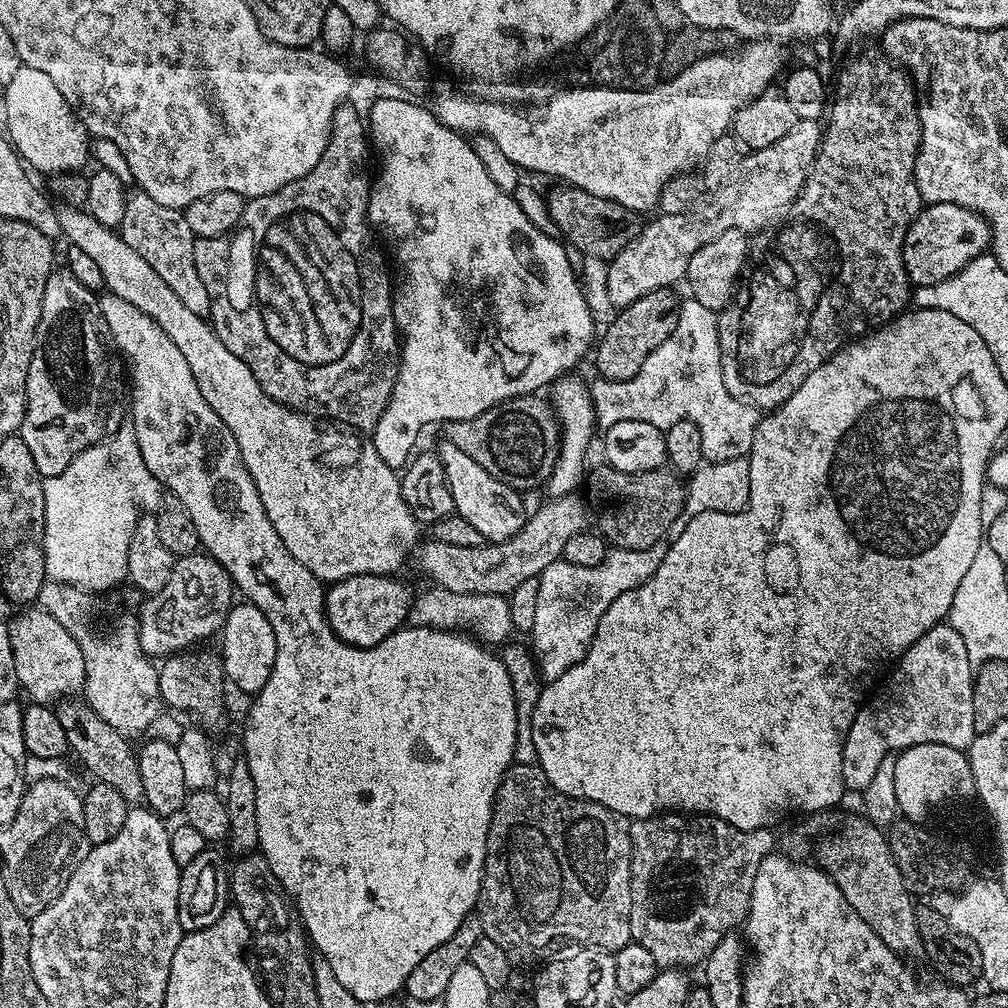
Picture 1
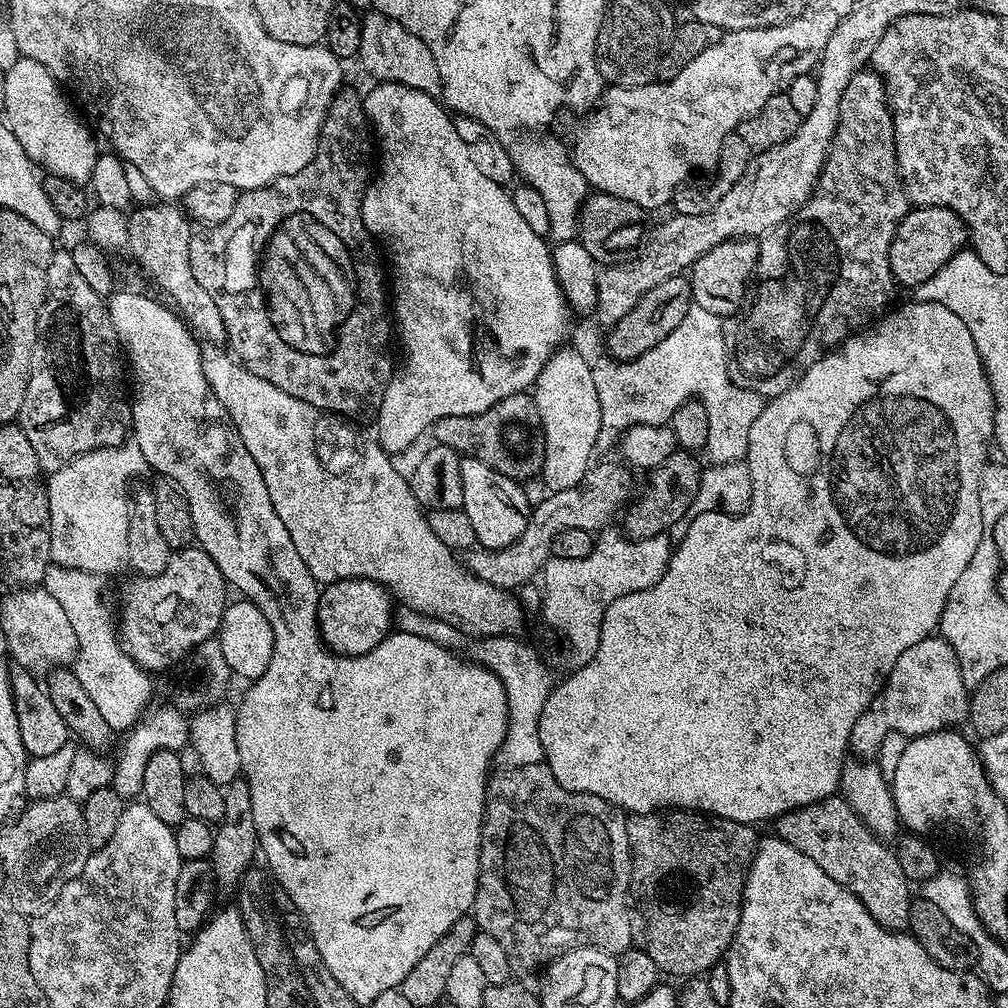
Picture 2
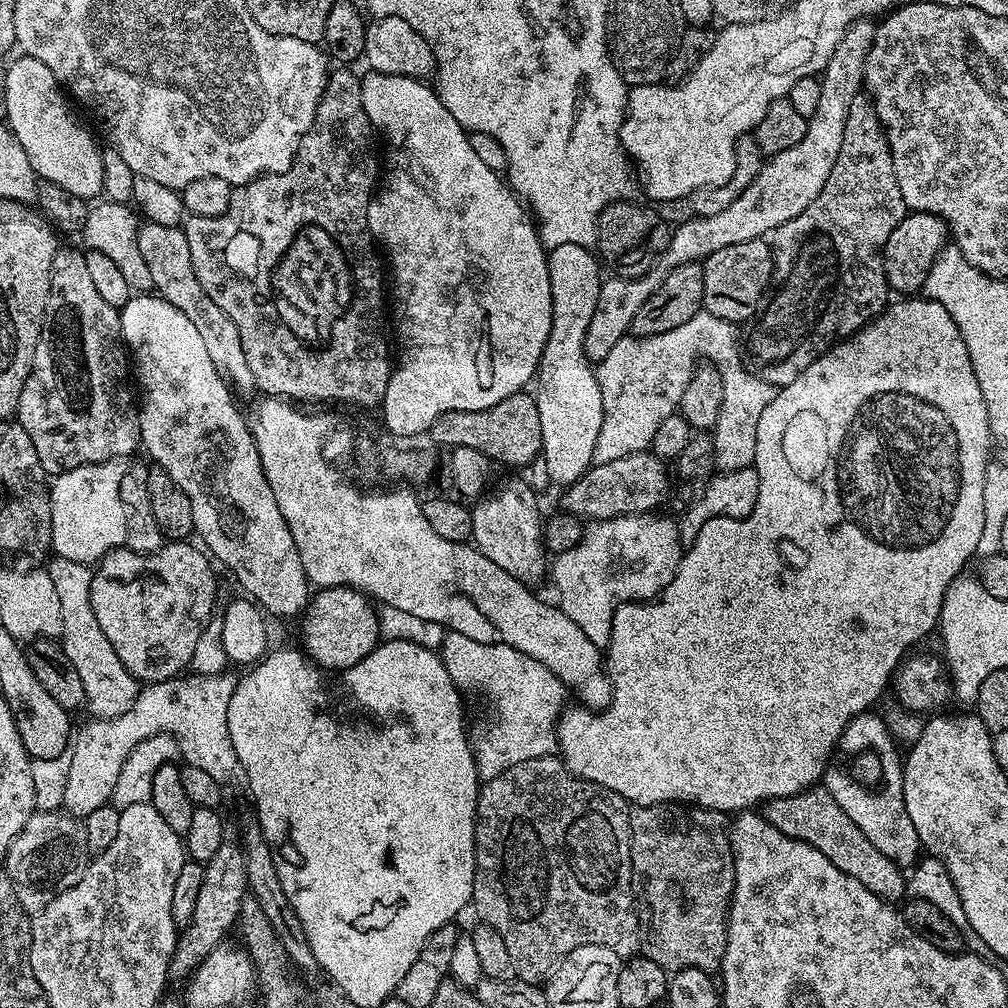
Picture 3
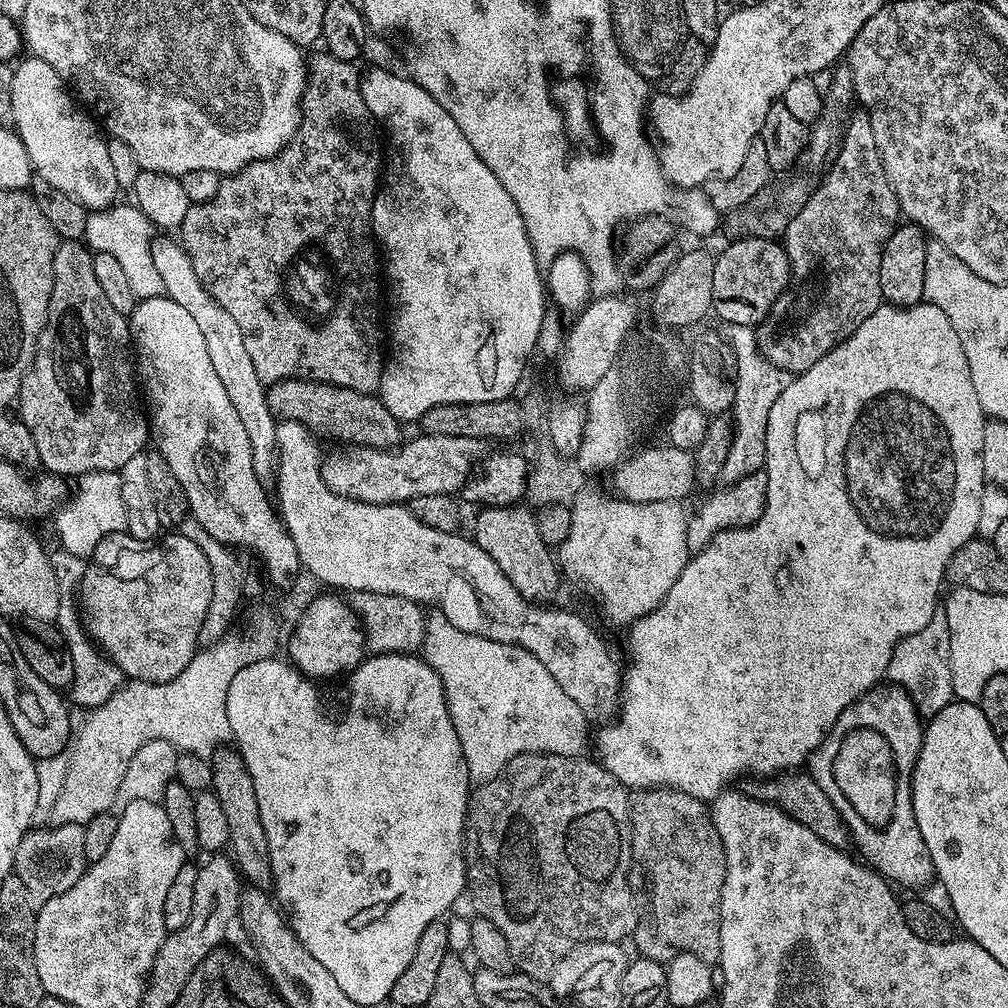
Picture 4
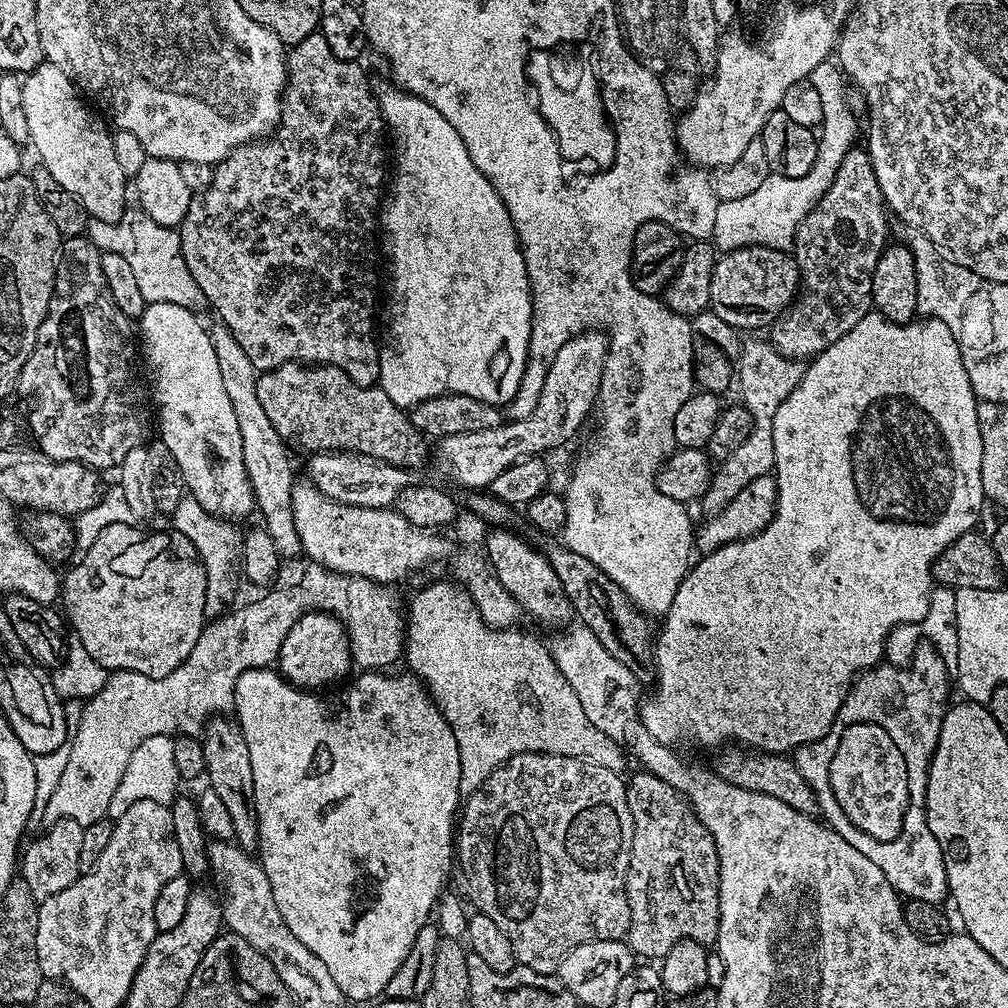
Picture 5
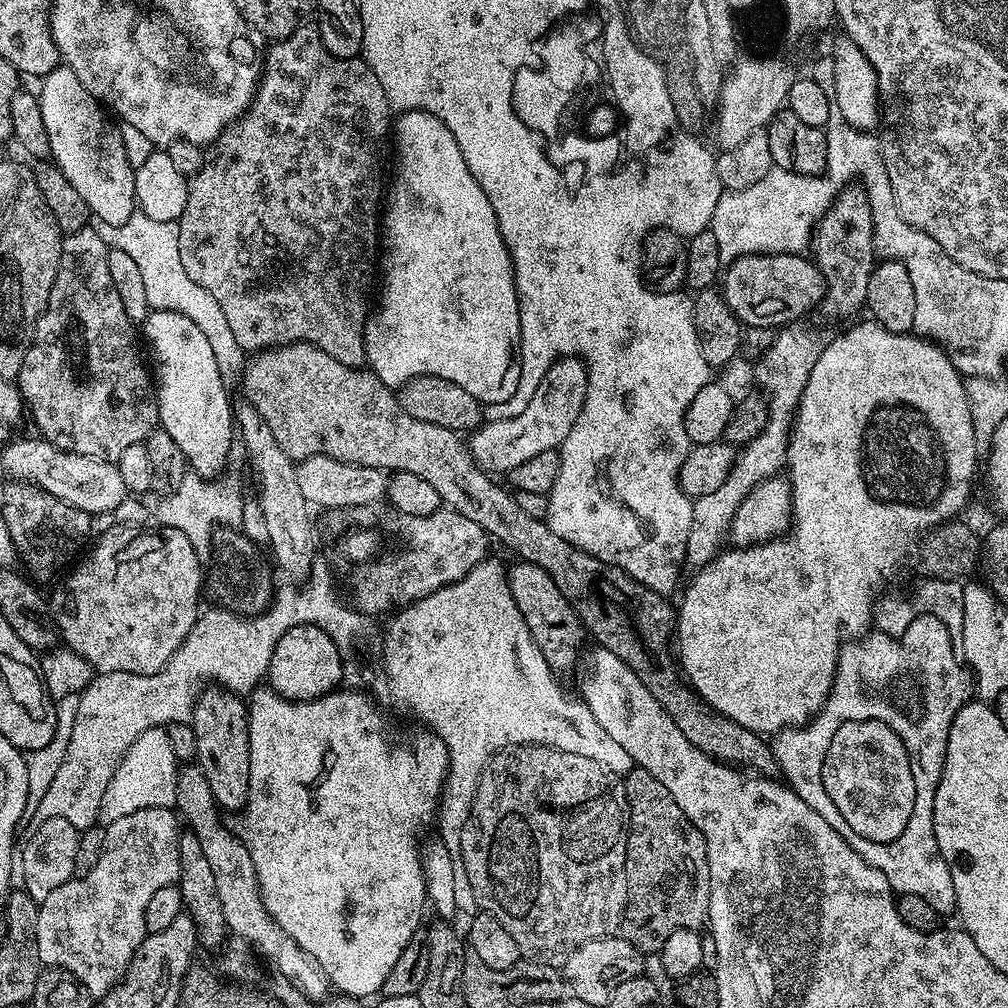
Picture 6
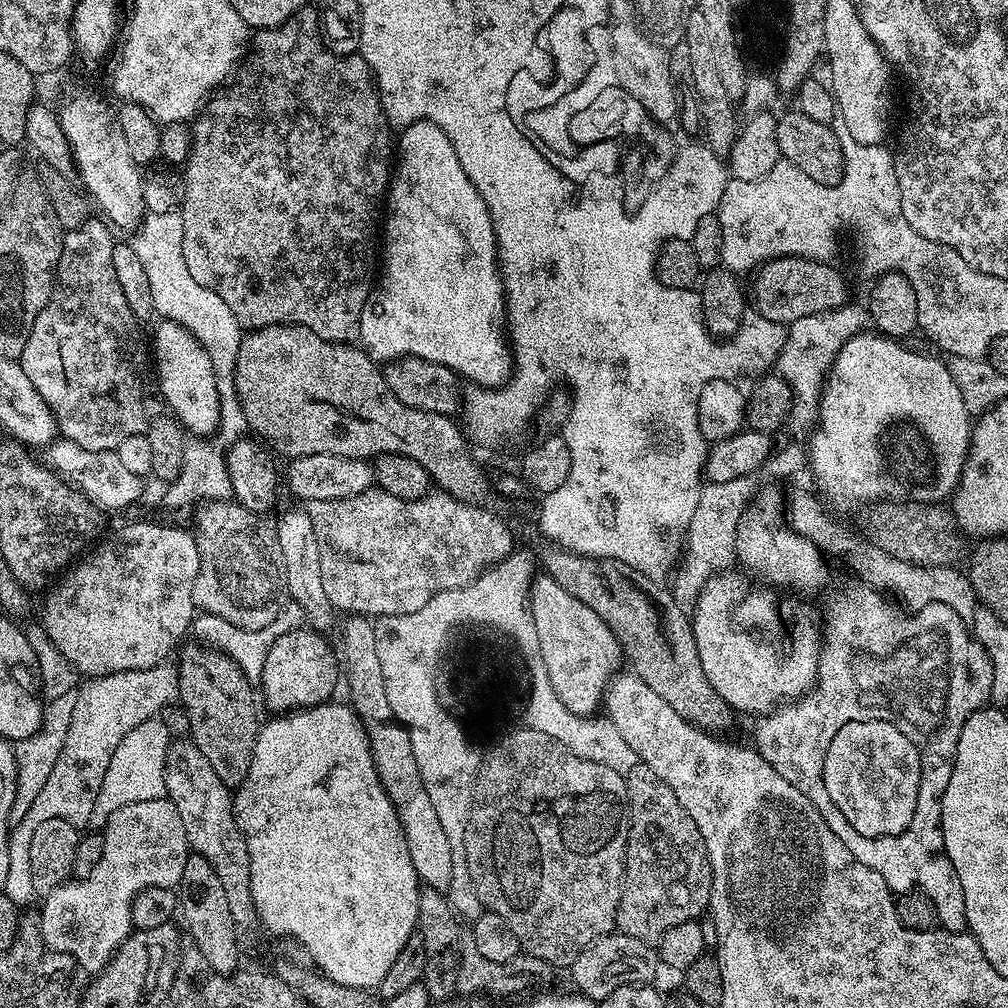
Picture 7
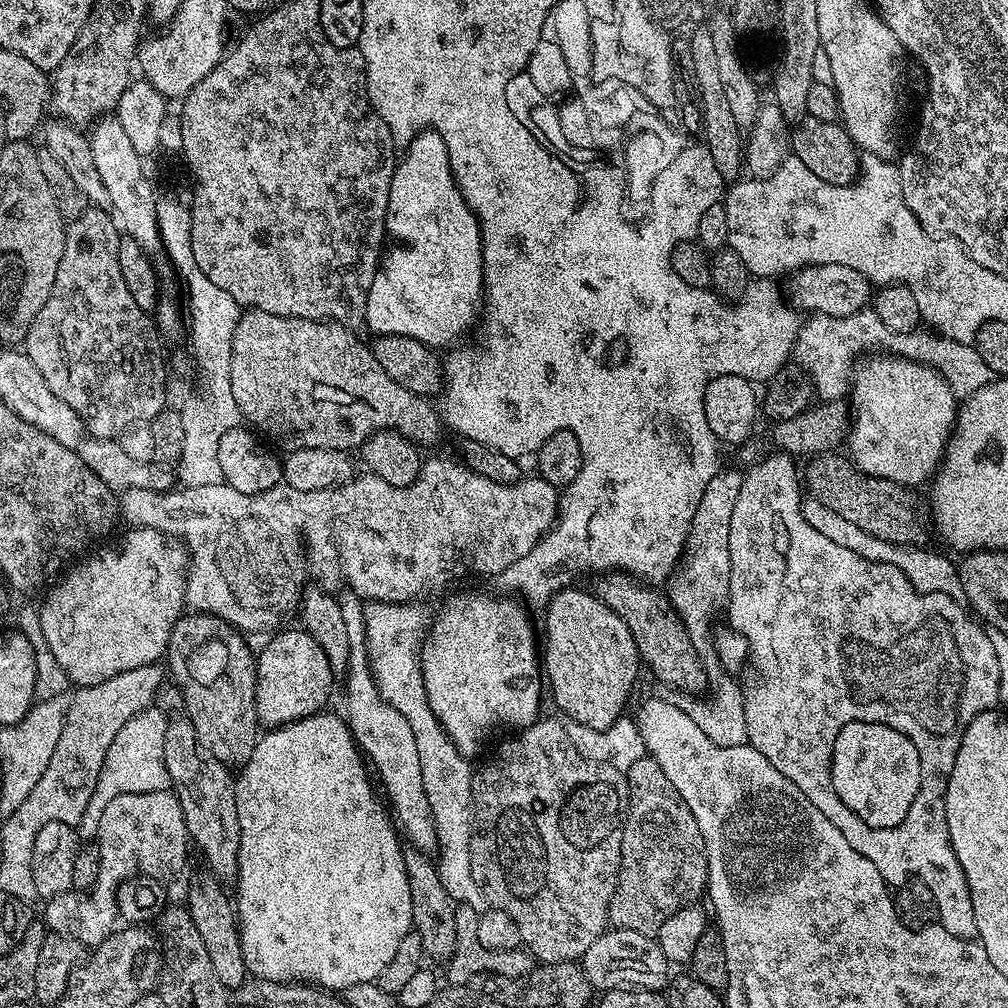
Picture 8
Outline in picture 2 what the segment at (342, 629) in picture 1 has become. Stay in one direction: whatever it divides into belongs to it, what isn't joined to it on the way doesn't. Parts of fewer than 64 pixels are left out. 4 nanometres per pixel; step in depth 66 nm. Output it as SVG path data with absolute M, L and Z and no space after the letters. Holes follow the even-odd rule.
M336 580L323 585L318 602L320 639L337 656L361 656L374 650L394 628L394 597L373 580Z

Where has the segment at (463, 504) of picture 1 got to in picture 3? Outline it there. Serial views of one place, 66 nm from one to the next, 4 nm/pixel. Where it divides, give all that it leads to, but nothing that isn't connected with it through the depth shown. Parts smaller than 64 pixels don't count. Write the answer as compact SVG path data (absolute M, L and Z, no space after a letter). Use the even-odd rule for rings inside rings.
M508 480L504 486L497 492L496 496L491 494L475 501L471 509L472 514L472 538L471 543L482 555L490 558L494 566L502 566L506 574L518 578L524 584L536 586L540 579L546 576L546 549L542 539L542 518L540 512L536 509L536 500L532 497L532 488L528 484L523 484L520 480Z

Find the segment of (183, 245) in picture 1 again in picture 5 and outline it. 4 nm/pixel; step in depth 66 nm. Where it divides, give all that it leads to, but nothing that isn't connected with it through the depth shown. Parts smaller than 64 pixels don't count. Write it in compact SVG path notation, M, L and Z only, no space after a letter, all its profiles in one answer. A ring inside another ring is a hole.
M216 322L210 328L214 354L218 354L218 370L222 374L222 386L226 389L231 404L234 405L234 415L238 418L238 430L242 430L244 443L244 461L250 478L252 493L256 499L258 516L261 516L262 527L269 532L274 546L281 558L300 556L302 549L298 530L294 530L294 514L292 513L292 468L288 465L289 445L274 430L262 401L258 398L256 385L257 370L246 358L246 350L238 346L238 338L224 324Z

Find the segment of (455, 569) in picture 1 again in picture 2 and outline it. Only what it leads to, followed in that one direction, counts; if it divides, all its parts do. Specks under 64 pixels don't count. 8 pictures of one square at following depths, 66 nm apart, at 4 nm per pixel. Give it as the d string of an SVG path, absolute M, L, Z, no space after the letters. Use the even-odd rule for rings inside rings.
M615 463L593 465L576 486L545 495L546 498L536 508L534 506L527 515L526 528L519 539L506 548L471 549L464 560L468 570L479 580L490 582L491 585L498 586L504 591L513 591L543 569L553 553L556 537L563 531L566 529L582 529L591 533L601 531L600 528L604 527L615 513L617 515L621 508L631 501L634 494L631 469L621 463Z

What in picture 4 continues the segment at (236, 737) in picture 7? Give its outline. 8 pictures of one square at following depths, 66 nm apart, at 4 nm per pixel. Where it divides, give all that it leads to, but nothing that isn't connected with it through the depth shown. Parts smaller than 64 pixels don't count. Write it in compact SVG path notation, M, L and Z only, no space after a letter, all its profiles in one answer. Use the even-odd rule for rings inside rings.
M225 746L212 757L213 780L211 791L215 792L222 811L230 825L228 848L230 855L240 869L241 877L253 888L272 888L272 867L270 866L270 842L266 842L266 830L262 830L262 818L258 814L258 794L254 794L254 782L250 770L246 770L240 753Z

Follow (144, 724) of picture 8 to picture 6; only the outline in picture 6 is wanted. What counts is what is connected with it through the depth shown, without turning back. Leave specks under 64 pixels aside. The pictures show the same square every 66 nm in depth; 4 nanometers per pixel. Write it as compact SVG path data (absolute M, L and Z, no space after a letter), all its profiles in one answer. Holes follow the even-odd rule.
M151 728L134 738L134 746L126 750L122 762L118 762L118 770L114 770L114 778L110 778L110 786L106 786L106 794L100 807L101 825L107 826L118 822L118 818L126 818L126 814L134 814L134 810L147 808L176 808L176 774L178 761L173 747L167 738L167 730Z

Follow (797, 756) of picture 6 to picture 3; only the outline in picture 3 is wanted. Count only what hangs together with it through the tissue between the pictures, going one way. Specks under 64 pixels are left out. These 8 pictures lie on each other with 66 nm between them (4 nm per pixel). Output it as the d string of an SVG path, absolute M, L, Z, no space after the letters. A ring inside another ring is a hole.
M835 782L829 783L827 790L830 794L834 794L834 802L838 802L838 806L842 806L842 810L846 810L846 814L850 814L850 822L854 822L858 826L858 830L862 830L862 834L866 834L866 838L871 844L878 846L878 850L882 850L882 854L886 854L886 858L890 858L901 866L907 866L907 864L912 866L917 863L922 852L922 845L918 838L918 830L914 830L914 822L910 822L910 818L906 814L902 783L892 782L881 791L880 796L872 796L870 792L864 792L860 788L856 788L856 792L854 792L854 788L850 788L846 792L846 790L840 790Z

